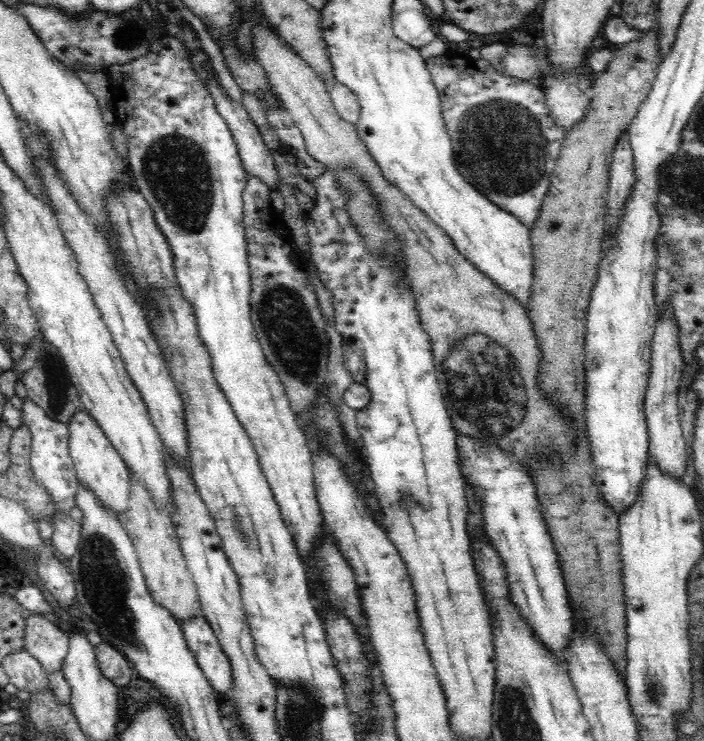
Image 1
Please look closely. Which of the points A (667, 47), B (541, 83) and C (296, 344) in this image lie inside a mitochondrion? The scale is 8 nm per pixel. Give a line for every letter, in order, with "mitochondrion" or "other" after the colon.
A: other
B: other
C: mitochondrion

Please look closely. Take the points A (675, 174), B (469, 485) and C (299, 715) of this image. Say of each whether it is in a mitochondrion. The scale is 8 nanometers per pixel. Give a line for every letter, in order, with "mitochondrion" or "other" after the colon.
A: mitochondrion
B: other
C: mitochondrion

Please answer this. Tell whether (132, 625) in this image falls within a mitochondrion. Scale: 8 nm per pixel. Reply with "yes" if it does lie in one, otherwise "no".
yes

